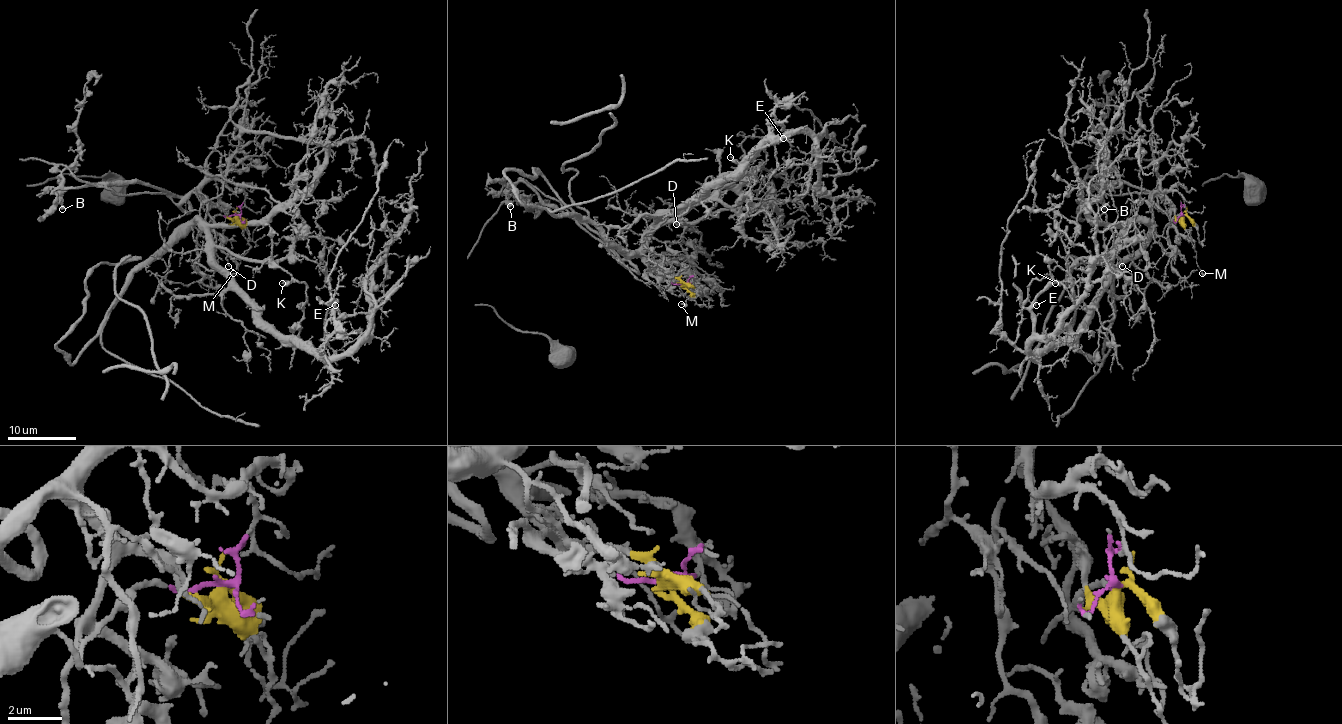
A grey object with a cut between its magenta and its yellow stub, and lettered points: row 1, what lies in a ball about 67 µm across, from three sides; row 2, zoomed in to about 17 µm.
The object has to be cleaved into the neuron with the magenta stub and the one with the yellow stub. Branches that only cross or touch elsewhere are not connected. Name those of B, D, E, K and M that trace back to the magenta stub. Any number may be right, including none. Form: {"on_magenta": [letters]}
{"on_magenta": ["D", "E", "K"]}

